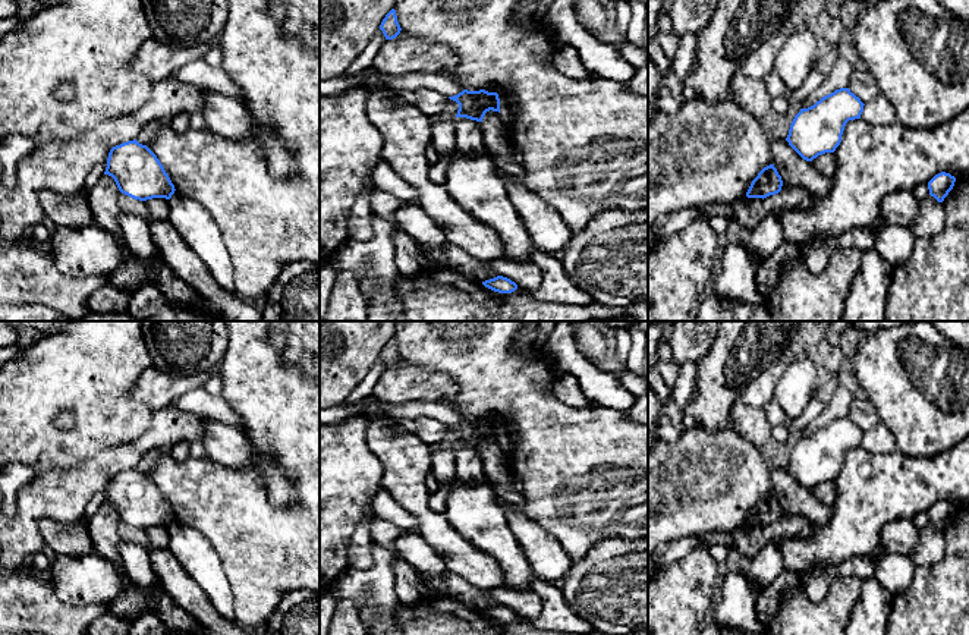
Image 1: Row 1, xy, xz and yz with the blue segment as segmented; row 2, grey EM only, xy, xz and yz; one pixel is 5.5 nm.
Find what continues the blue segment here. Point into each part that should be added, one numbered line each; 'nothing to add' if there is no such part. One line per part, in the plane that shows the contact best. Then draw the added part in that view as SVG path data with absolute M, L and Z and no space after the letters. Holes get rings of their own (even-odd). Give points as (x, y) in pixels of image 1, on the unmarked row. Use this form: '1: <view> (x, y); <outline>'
nothing to add

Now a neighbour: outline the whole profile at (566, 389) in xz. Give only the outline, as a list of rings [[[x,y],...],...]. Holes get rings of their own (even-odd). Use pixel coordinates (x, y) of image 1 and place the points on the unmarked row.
[[[560,377],[553,384],[554,396],[564,405],[572,408],[583,408],[591,405],[583,394],[579,381],[572,377]]]

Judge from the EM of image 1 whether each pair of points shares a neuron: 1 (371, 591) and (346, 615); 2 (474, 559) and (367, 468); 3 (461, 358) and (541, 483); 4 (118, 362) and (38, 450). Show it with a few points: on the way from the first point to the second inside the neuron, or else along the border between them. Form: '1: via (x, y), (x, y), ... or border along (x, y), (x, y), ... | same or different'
1: border along (337, 599), (351, 599), (362, 619) | different
2: border along (368, 448), (383, 465), (381, 486) | different
3: via (493, 386), (541, 434), (541, 450) | same
4: via (91, 368), (38, 424) | same

